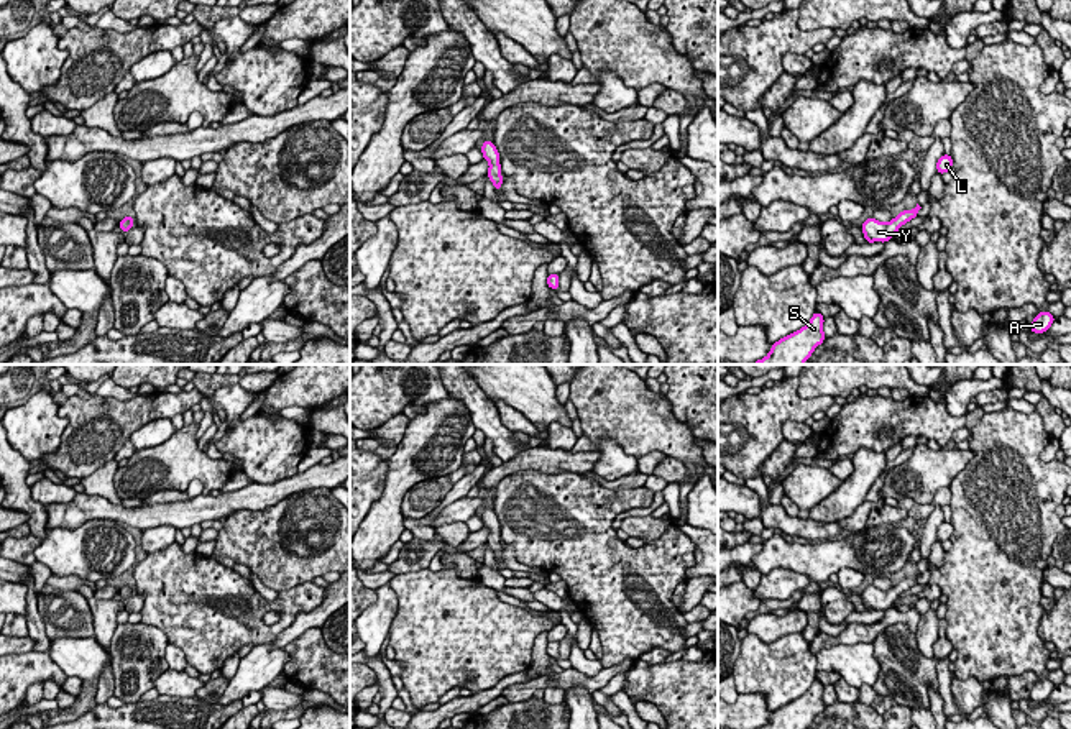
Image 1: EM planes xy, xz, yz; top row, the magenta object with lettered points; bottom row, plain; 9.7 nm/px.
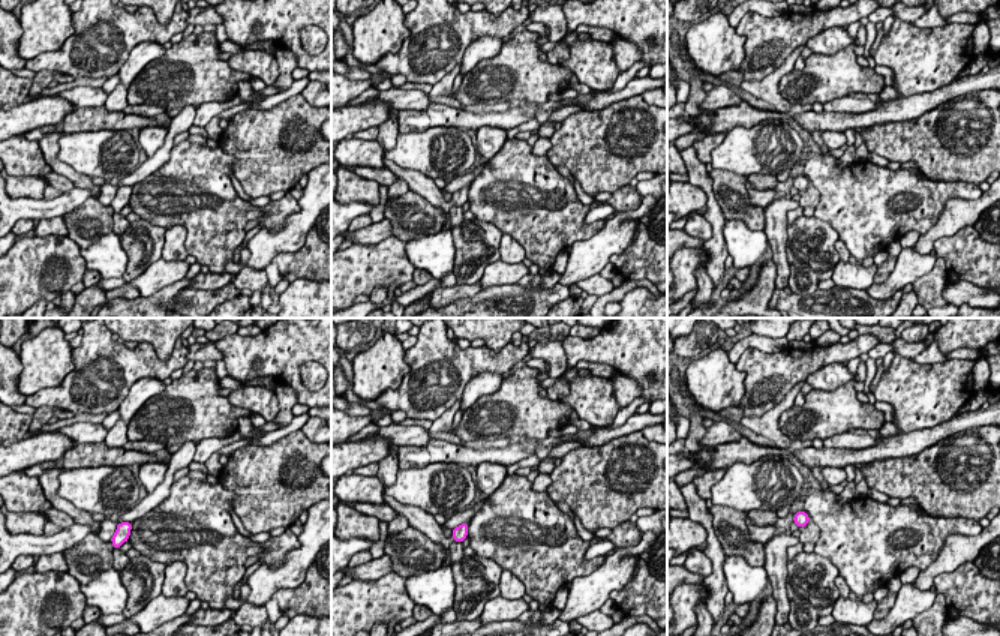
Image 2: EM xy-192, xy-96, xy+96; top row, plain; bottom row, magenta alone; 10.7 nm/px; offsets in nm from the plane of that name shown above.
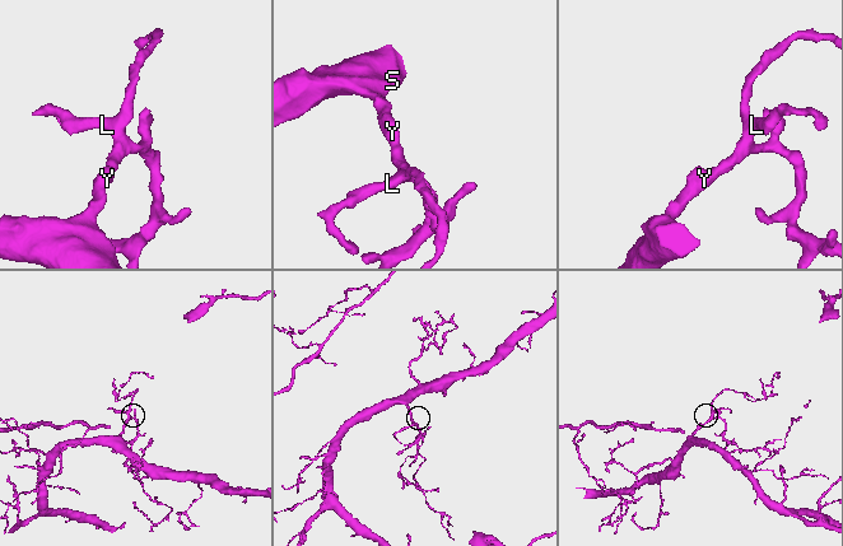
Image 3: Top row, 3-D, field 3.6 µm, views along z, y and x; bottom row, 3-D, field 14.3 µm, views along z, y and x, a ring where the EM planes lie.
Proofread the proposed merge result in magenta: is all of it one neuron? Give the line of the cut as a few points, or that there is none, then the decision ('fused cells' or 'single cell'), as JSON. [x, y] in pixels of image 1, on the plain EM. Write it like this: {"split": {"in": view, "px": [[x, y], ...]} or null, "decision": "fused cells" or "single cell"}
{"split": null, "decision": "single cell"}

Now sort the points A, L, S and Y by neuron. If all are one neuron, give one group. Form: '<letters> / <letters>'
A L S Y

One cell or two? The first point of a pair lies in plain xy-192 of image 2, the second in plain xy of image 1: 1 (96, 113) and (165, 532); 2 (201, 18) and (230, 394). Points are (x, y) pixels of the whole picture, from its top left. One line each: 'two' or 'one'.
1: two
2: one

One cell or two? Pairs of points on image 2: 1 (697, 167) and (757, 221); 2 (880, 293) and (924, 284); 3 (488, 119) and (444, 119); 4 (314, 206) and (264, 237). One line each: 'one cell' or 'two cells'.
1: two cells
2: two cells
3: one cell
4: one cell

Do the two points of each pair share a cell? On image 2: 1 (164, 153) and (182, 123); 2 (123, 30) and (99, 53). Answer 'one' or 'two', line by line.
1: one
2: one

